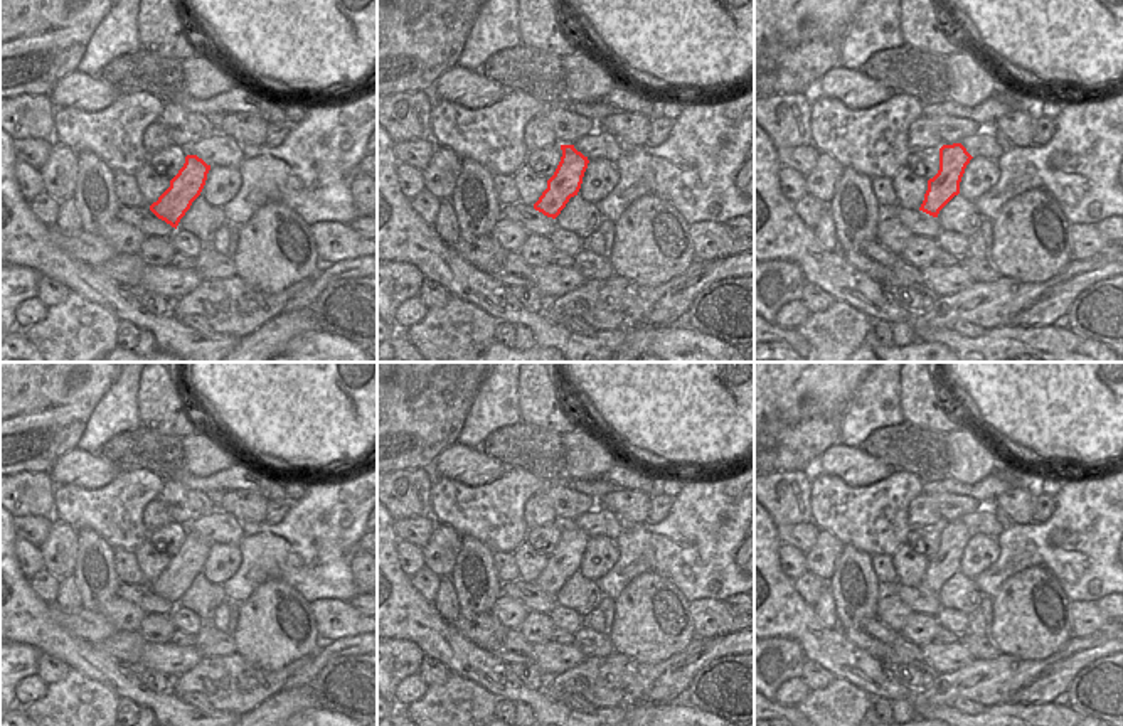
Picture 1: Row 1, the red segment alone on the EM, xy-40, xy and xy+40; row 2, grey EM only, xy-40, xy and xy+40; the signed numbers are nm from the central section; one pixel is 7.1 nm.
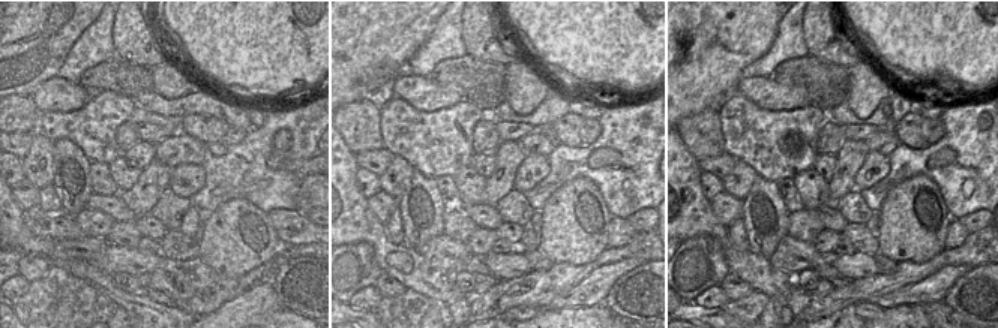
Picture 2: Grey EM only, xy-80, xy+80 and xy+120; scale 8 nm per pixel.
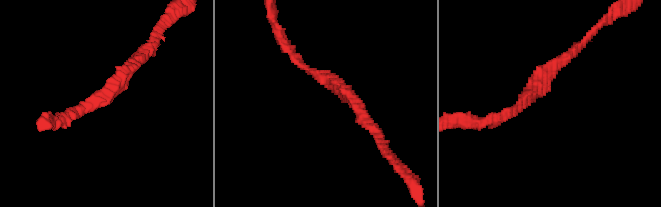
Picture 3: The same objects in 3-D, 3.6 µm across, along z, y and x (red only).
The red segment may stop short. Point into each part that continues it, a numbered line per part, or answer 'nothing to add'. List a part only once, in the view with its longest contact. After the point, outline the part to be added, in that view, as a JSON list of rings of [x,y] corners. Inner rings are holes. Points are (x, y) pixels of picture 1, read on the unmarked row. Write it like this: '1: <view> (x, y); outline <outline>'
nothing to add

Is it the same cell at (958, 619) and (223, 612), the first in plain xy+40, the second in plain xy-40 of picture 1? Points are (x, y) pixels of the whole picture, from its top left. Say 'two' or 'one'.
two

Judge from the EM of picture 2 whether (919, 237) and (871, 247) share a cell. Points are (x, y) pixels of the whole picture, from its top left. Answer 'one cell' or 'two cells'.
two cells

